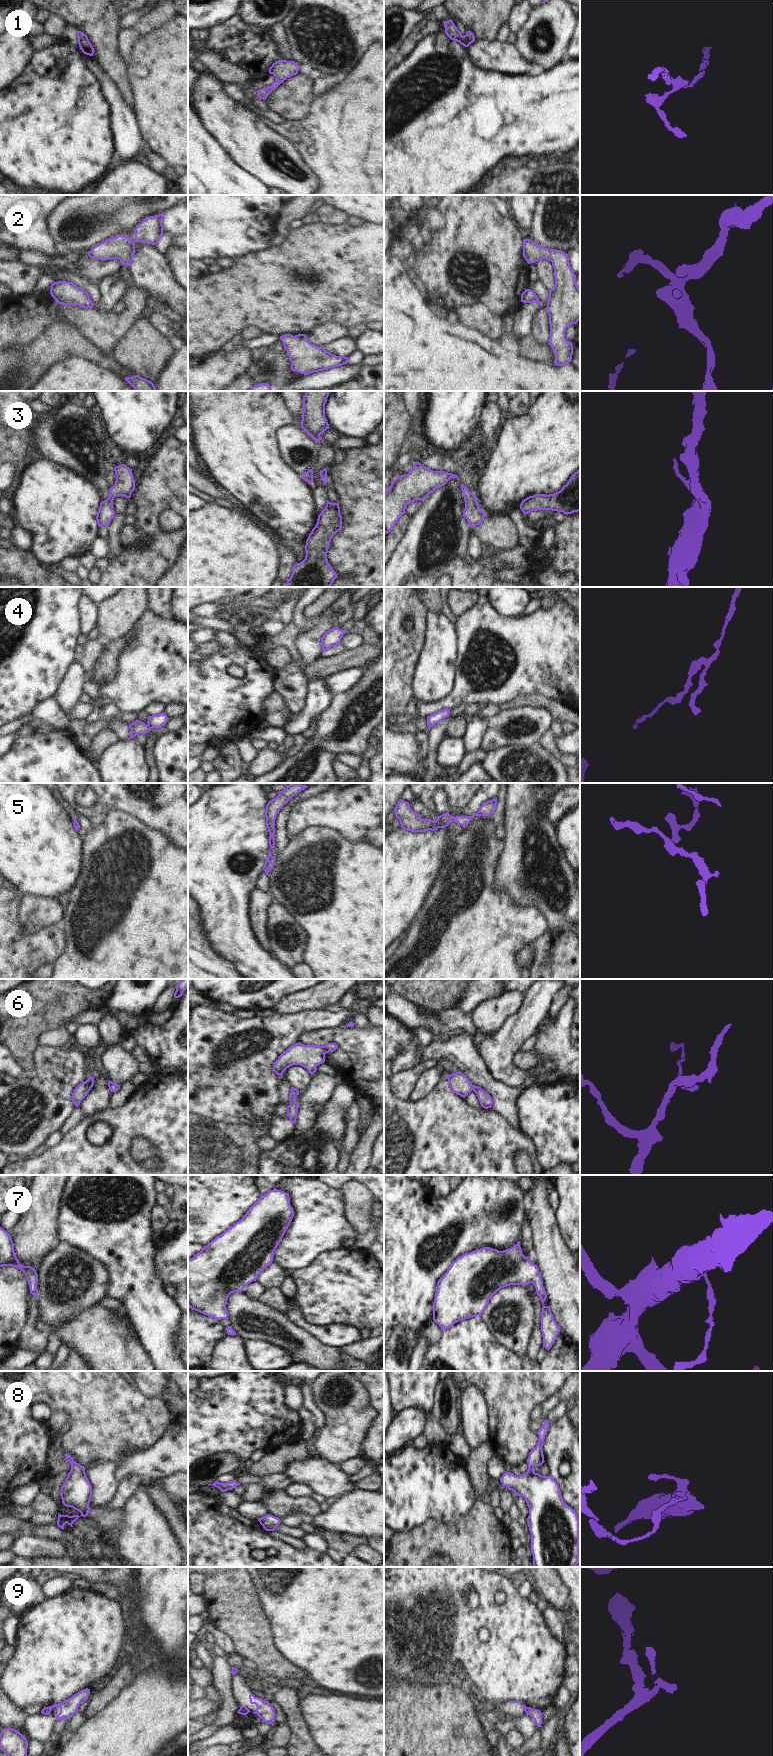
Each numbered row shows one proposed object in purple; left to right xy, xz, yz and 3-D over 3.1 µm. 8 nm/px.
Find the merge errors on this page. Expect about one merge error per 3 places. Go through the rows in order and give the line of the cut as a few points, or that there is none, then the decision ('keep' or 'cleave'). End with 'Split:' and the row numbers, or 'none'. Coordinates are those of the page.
1: no cut | keep
2: no cut | keep
3: no cut | keep
4: xy (147, 725), (151, 728) | cleave
5: no cut | keep
6: no cut | keep
7: no cut | keep
8: no cut | keep
9: xz (240, 1707), (248, 1712) | cleave
Split: 4, 9

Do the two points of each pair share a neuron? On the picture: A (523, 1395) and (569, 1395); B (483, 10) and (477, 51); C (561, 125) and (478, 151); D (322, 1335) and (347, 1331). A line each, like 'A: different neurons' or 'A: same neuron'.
A: different neurons
B: different neurons
C: same neuron
D: same neuron

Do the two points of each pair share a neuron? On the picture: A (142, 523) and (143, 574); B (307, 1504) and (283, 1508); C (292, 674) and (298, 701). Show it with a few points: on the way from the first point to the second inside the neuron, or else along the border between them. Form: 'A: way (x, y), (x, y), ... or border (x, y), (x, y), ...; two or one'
A: way (155, 536), (157, 538), (157, 558), (154, 561); one
B: way (301, 1505), (289, 1505); one
C: way (292, 681), (295, 694); one

